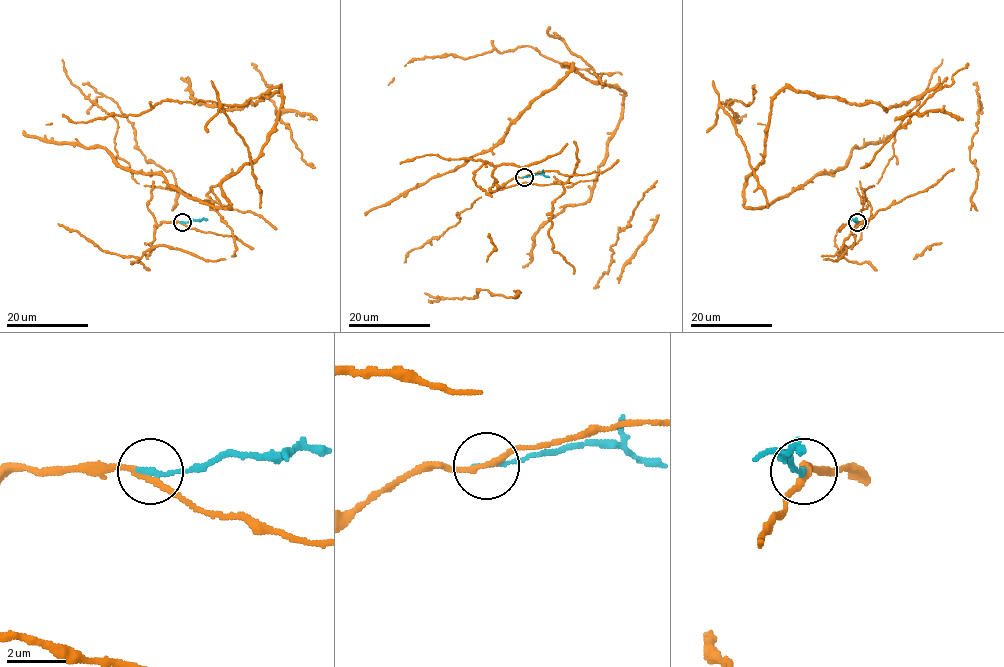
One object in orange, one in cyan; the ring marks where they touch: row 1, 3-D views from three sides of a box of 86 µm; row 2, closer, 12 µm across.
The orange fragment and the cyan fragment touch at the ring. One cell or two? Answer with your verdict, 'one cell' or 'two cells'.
two cells

